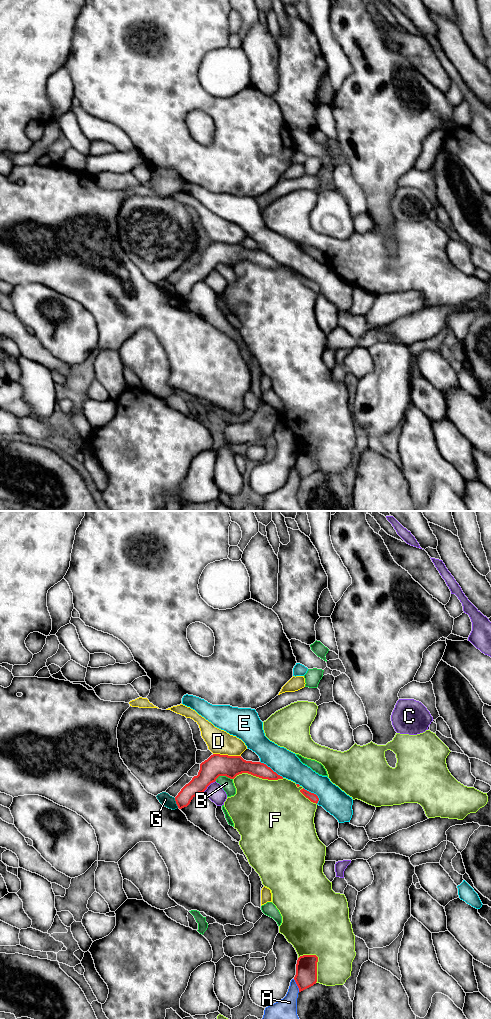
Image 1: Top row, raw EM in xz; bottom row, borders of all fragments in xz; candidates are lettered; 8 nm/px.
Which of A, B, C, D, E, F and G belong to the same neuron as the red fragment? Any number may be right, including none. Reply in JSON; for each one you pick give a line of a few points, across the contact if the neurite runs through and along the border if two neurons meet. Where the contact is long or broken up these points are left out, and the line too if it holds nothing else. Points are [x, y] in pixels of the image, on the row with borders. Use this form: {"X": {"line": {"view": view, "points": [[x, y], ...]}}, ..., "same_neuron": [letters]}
{"same_neuron": []}

